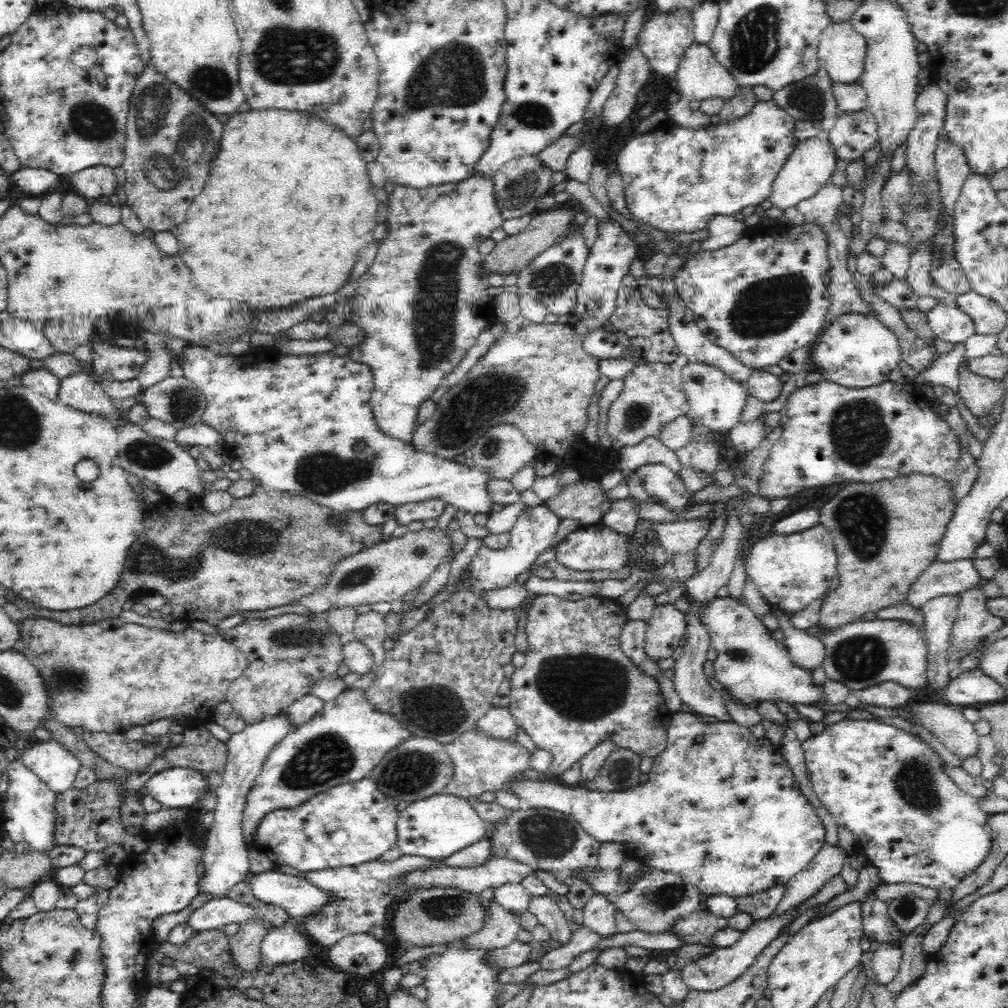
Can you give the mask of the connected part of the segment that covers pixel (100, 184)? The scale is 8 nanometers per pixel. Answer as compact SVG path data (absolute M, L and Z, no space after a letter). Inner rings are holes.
M104 165L81 170L70 177L74 190L89 203L103 196L115 198L119 187L114 169Z

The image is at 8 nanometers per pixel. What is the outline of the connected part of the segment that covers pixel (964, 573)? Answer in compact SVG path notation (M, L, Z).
M974 558L945 563L935 560L912 583L907 603L912 608L921 609L931 598L979 588L984 579L980 577L974 561Z

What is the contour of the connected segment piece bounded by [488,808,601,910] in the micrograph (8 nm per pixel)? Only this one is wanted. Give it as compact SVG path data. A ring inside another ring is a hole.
M546 808L506 811L502 819L489 825L488 839L491 841L493 854L498 857L520 861L533 869L546 870L568 886L565 895L574 909L583 910L588 900L598 894L585 874L599 866L601 842L582 829L571 815Z

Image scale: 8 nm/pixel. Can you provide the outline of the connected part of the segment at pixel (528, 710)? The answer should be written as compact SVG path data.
M537 595L533 600L526 616L525 633L527 636L528 646L525 655L525 663L522 668L515 669L511 677L512 686L510 694L510 713L516 719L517 727L524 728L526 734L530 736L536 750L546 750L552 754L554 761L551 762L548 768L548 774L561 775L565 770L568 770L576 761L588 755L600 742L603 742L607 737L612 737L612 741L616 743L616 748L630 749L632 753L640 755L640 757L656 757L658 754L665 752L667 746L667 730L671 722L670 710L666 707L664 698L660 693L657 681L650 676L647 676L636 665L626 657L619 645L619 636L625 622L628 621L625 609L625 600L616 600L608 597L588 597L582 600L569 601L561 599L554 595Z

